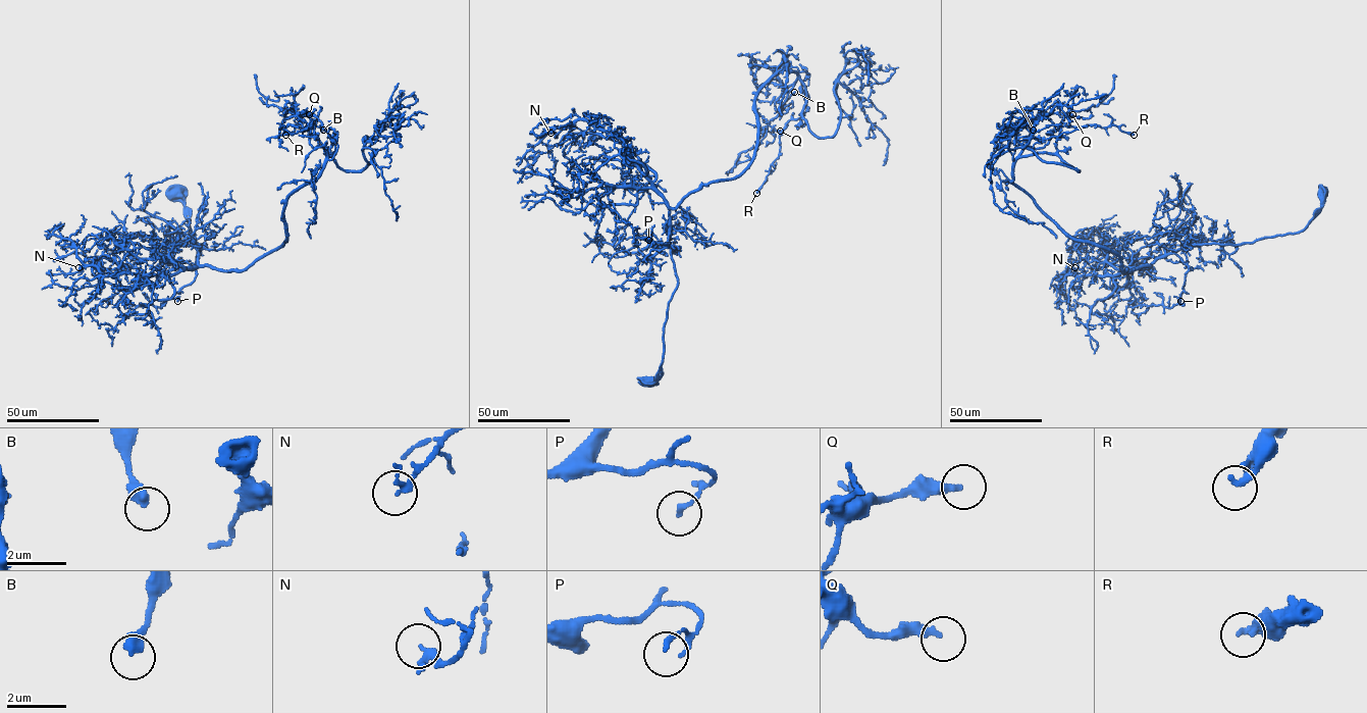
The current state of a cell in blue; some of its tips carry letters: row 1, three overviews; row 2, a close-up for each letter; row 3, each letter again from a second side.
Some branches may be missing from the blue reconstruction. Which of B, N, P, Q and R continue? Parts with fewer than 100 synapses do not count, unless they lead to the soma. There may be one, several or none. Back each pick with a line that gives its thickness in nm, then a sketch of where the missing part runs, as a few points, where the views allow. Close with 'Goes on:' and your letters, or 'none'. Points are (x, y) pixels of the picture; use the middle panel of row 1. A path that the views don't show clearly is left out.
Goes on: none

